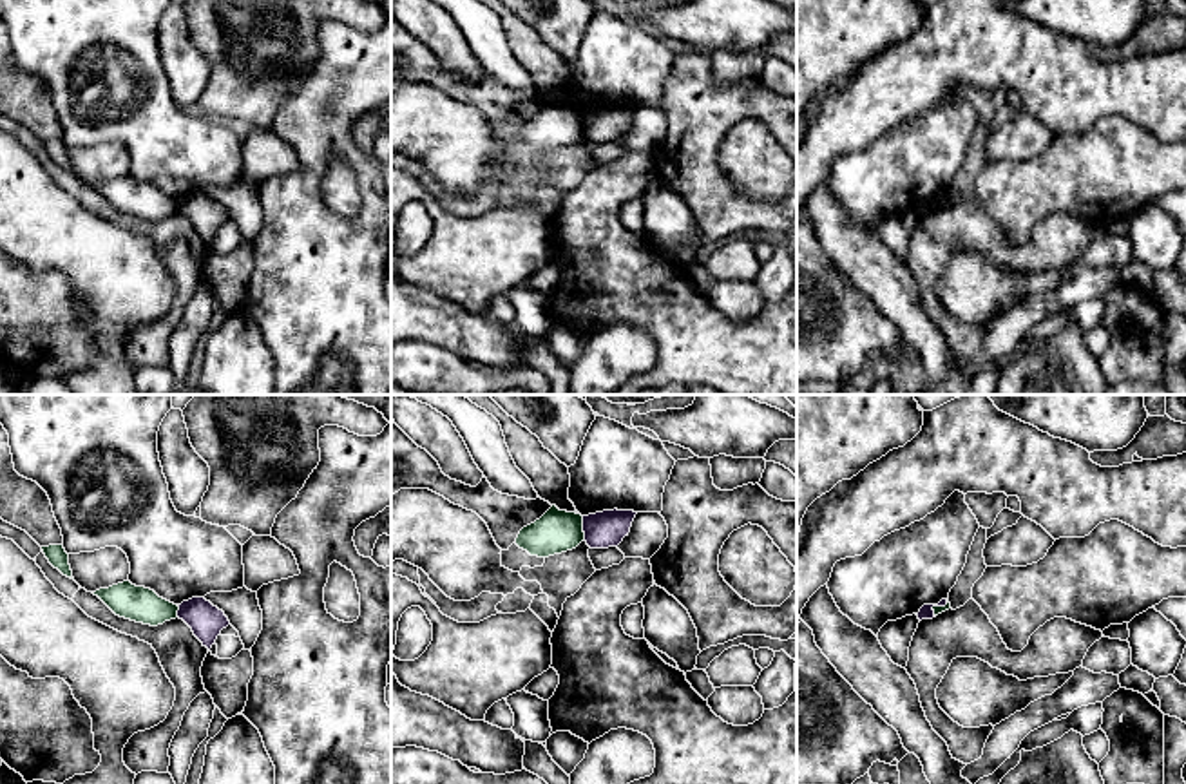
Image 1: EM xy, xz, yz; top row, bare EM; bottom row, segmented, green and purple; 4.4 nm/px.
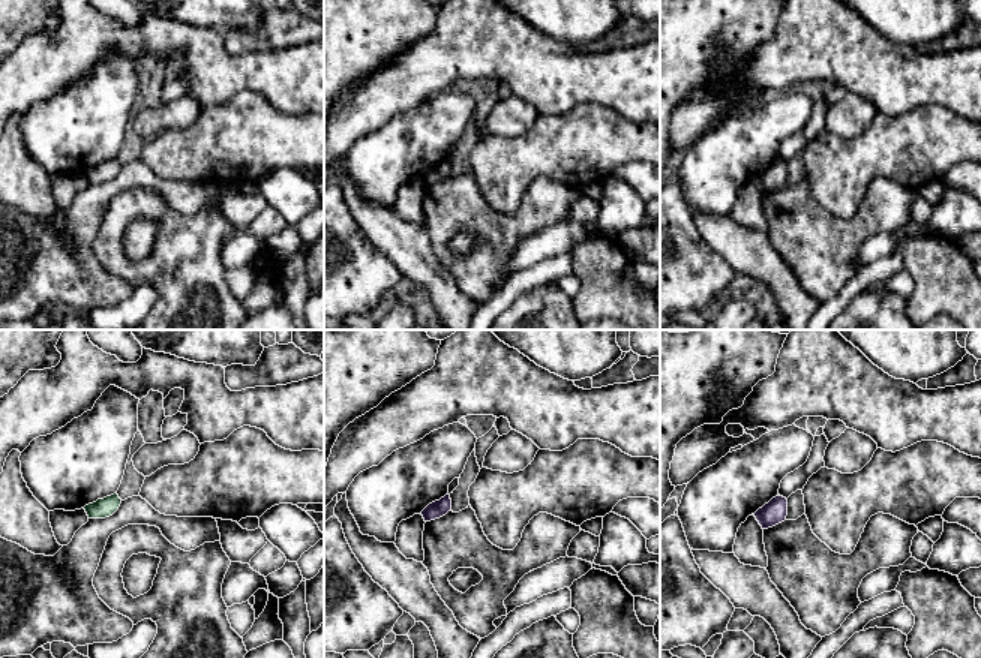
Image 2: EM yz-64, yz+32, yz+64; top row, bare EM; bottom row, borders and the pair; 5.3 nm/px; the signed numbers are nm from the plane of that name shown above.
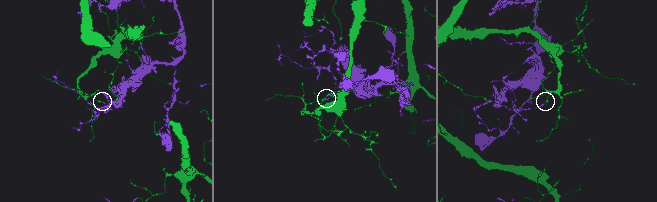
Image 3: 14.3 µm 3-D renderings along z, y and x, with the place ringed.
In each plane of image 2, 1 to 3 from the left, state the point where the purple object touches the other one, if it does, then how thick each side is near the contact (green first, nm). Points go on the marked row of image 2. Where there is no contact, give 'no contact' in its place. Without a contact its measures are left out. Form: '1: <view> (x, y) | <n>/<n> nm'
1: no contact
2: no contact
3: no contact

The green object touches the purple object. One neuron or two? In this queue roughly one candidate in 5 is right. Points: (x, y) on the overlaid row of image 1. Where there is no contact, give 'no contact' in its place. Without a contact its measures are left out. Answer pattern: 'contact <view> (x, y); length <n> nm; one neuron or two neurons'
contact xz (582, 527); length 110 nm; two neurons

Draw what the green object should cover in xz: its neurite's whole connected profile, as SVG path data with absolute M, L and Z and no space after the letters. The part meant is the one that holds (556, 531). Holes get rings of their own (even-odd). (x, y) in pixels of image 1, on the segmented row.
M552 505L540 520L520 531L516 545L531 556L549 558L576 549L583 540L583 516Z

